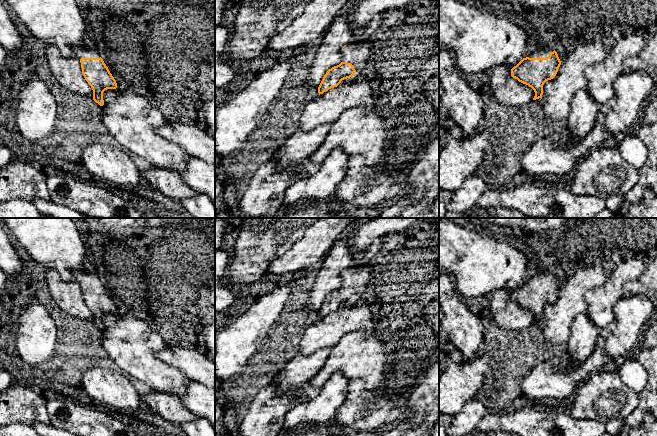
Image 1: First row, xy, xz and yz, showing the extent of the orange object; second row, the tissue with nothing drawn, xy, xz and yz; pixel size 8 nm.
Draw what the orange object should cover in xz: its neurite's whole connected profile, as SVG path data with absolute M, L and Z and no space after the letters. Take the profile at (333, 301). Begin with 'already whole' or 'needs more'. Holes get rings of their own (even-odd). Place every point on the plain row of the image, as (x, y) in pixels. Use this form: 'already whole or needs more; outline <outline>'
needs more; outline M355 263L342 272L342 286L329 293L324 299L318 317L323 318L331 312L337 311L342 304L353 301L370 282L372 268L369 264Z

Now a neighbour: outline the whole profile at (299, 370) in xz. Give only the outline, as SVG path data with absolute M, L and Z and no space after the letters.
M321 349L310 355L299 353L278 372L276 390L283 393L291 387L309 382L326 363L331 349Z

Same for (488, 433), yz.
M486 431L479 432L477 436L520 436L520 435L506 431Z

